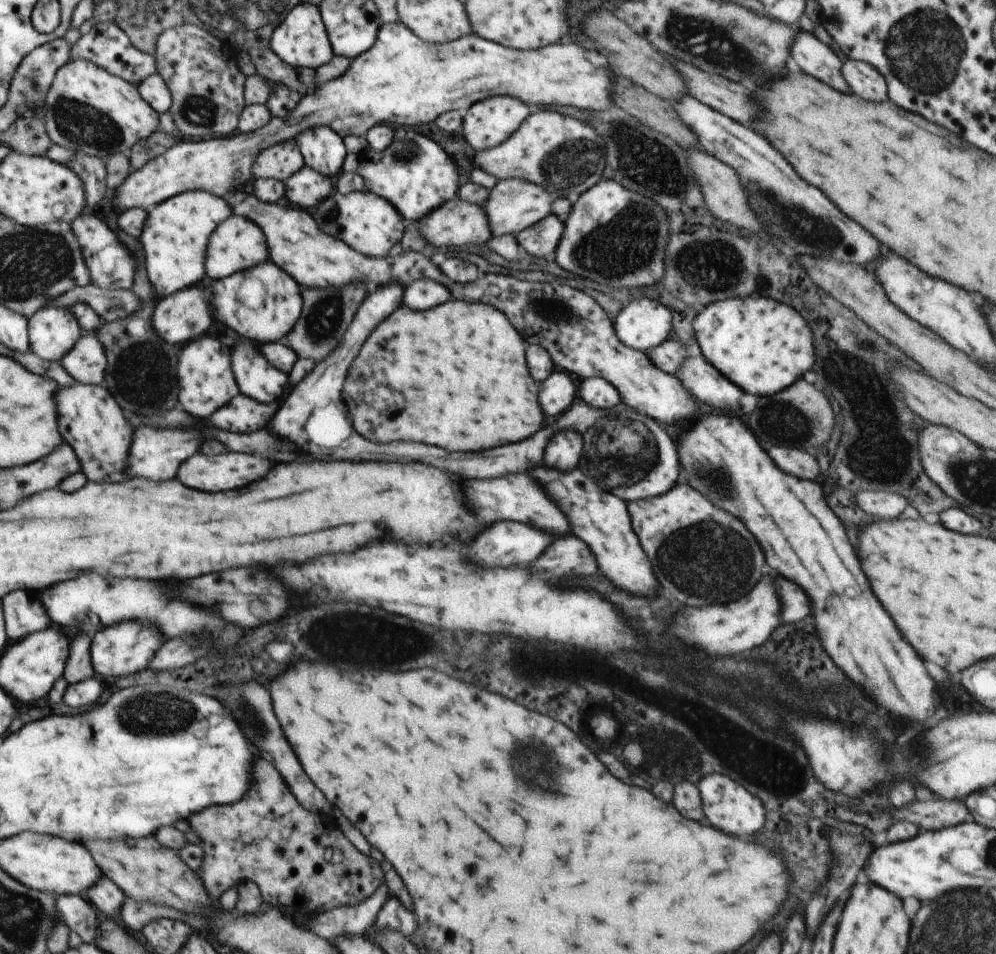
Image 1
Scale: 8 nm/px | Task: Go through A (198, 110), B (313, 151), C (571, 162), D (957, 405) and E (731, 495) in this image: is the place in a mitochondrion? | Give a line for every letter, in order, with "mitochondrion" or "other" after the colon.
A: mitochondrion
B: other
C: mitochondrion
D: other
E: mitochondrion

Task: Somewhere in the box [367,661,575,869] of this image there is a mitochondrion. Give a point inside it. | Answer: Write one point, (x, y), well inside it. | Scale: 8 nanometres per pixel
(528, 765)

